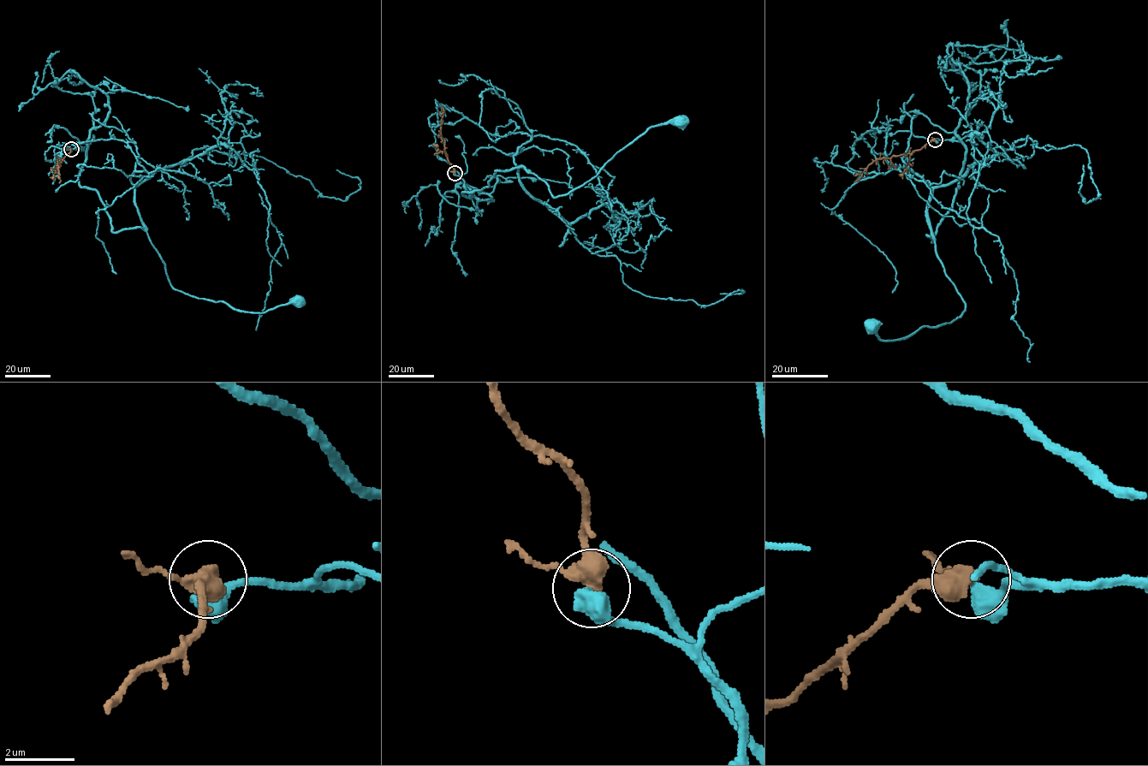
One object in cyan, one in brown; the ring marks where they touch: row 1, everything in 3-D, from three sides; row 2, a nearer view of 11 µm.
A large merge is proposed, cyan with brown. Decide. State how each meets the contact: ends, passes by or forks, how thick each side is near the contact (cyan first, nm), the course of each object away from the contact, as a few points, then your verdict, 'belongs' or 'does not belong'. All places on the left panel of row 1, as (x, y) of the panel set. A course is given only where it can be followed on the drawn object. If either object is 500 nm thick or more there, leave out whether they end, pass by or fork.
cyan passes by; brown passes by; calibres 380 and 460 nm; course cyan (70, 149), (86, 151), (79, 184), (97, 192), (113, 232), (142, 228), (175, 289), (258, 312), (298, 300); course brown (70, 149), (56, 164), (59, 182); does not belong

